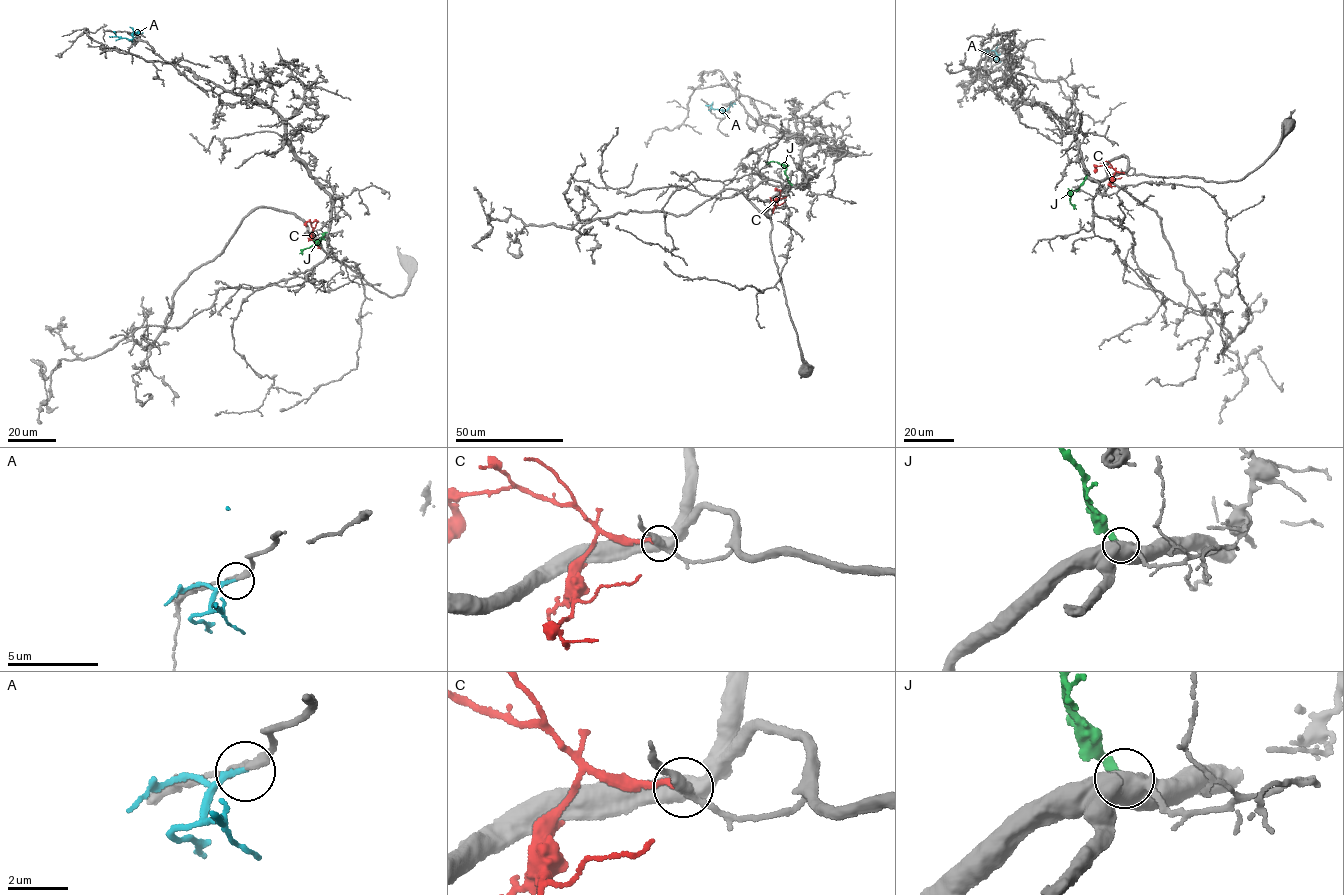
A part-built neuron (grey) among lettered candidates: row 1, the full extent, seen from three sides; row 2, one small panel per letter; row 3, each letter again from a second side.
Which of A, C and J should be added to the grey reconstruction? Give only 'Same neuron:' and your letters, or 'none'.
Same neuron: none

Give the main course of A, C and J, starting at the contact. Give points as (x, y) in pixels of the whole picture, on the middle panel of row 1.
A: (710, 110), (711, 107), (725, 111), (731, 104), (736, 104)
C: (772, 213), (780, 195), (775, 188)
J: (791, 185), (784, 165), (775, 162), (766, 164)

